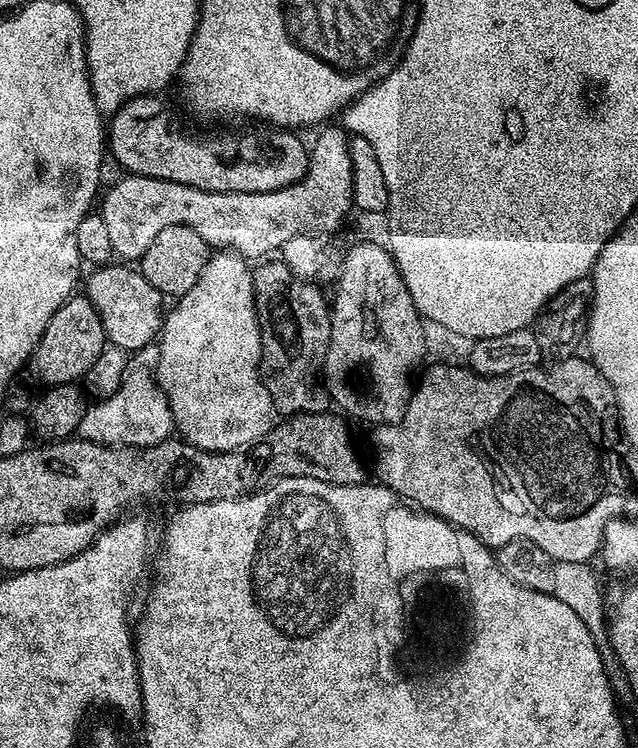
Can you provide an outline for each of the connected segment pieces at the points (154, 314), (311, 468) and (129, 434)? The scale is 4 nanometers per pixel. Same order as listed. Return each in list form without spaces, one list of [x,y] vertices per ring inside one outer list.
[[[112,262],[100,266],[88,280],[86,295],[100,315],[107,343],[120,347],[126,353],[135,354],[139,348],[155,341],[162,331],[166,315],[166,298],[135,267],[123,268],[123,263]]]
[[[336,412],[295,413],[280,426],[275,425],[267,435],[267,472],[274,478],[312,477],[332,485],[365,483],[364,466],[350,440],[347,424]]]
[[[125,379],[116,393],[103,397],[100,402],[93,403],[80,422],[78,432],[85,440],[109,446],[145,446],[165,441],[173,435],[172,411],[164,393],[156,387],[155,379]]]

